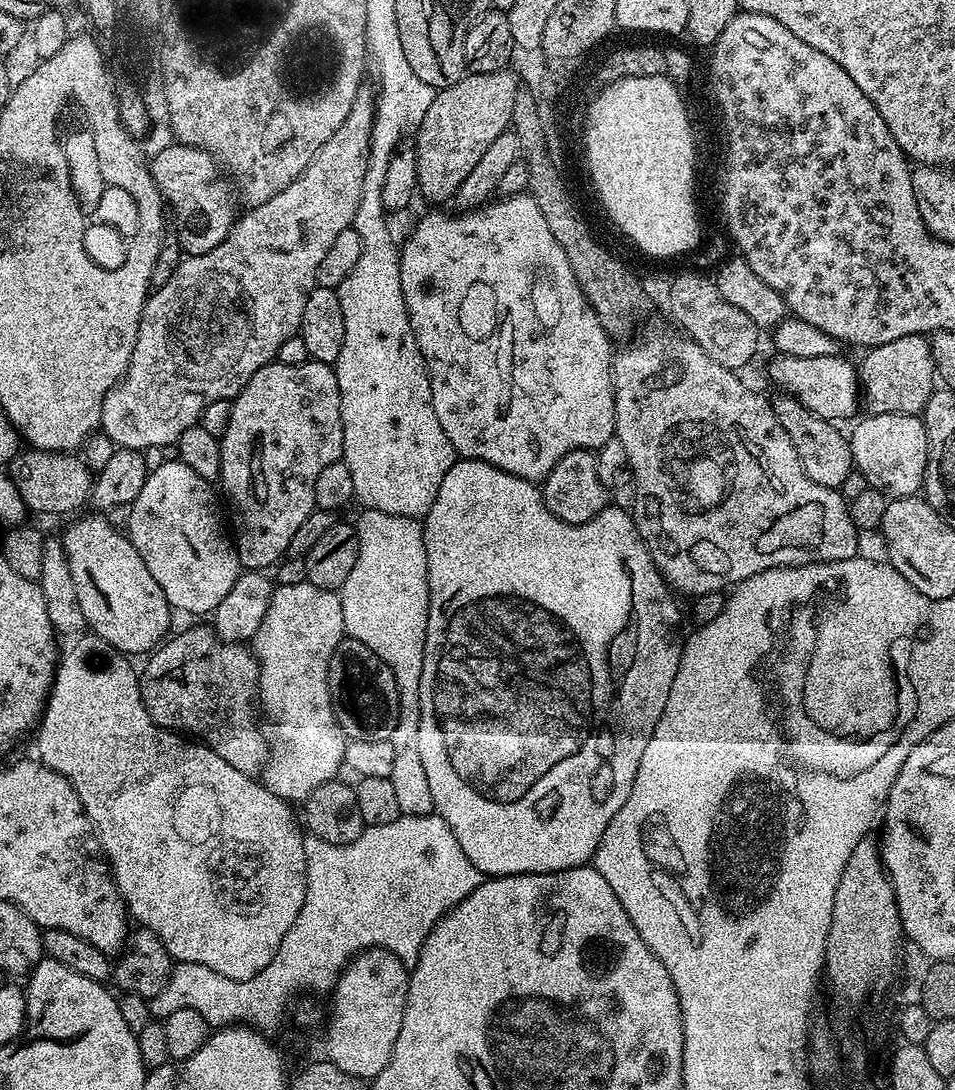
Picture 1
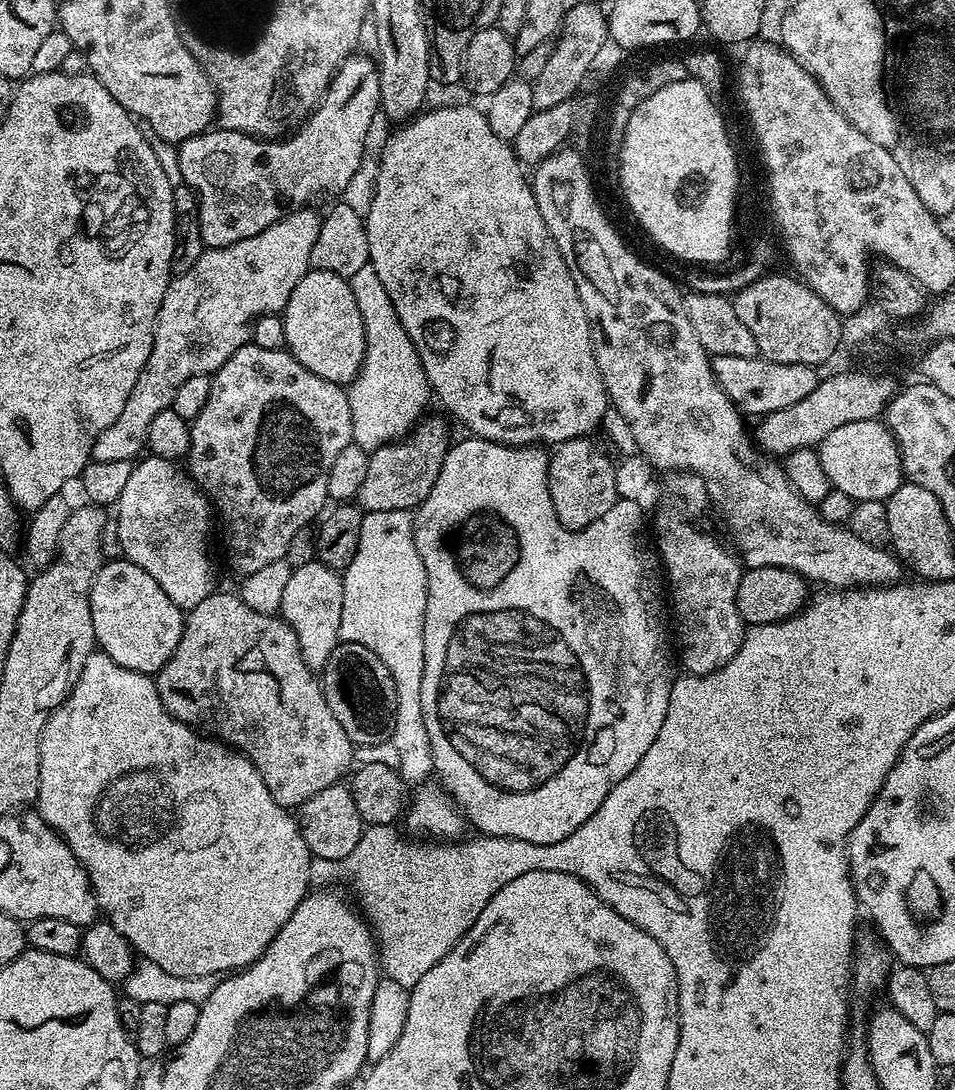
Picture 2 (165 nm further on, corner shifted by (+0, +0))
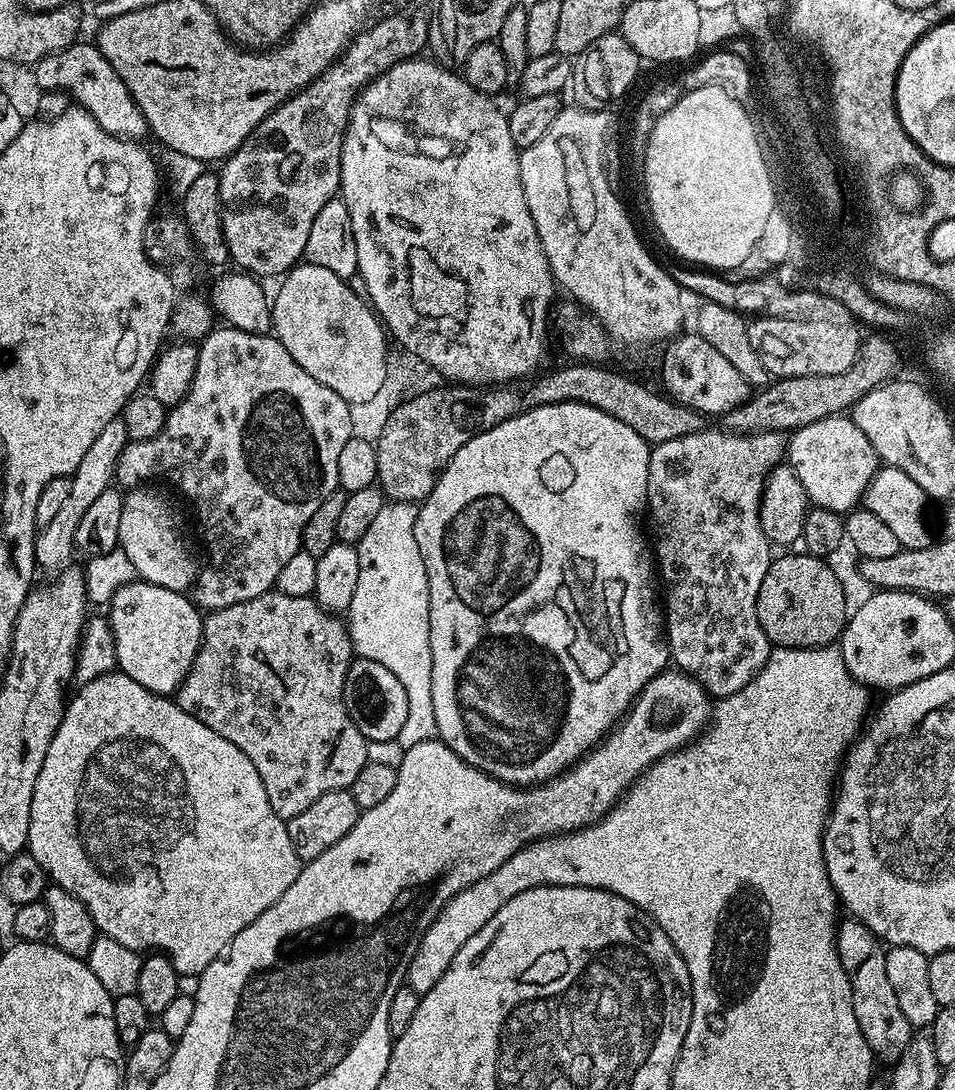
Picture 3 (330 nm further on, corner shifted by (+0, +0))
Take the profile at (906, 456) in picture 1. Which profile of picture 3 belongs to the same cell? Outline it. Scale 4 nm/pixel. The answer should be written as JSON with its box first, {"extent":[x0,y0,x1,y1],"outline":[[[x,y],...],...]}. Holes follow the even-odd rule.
{"extent":[786,414,882,514],"outline":[[[841,414],[810,422],[810,426],[791,433],[786,440],[786,463],[798,474],[798,482],[802,482],[815,507],[847,514],[863,501],[864,492],[876,477],[882,461],[874,446],[870,446],[870,438],[858,430],[852,419]]]}

